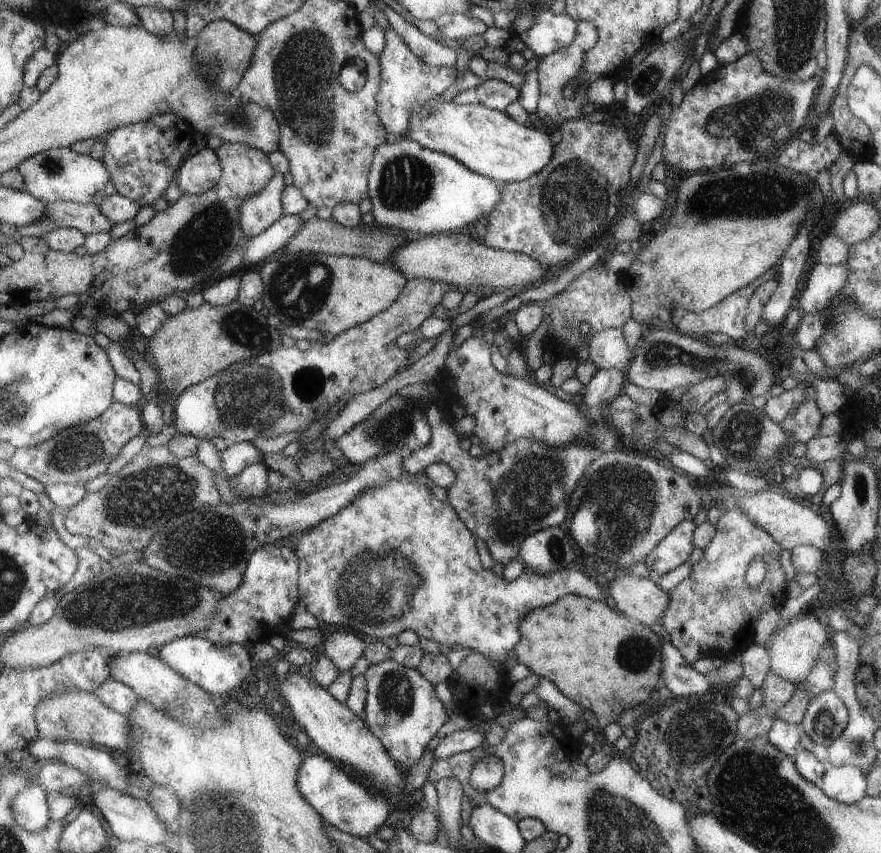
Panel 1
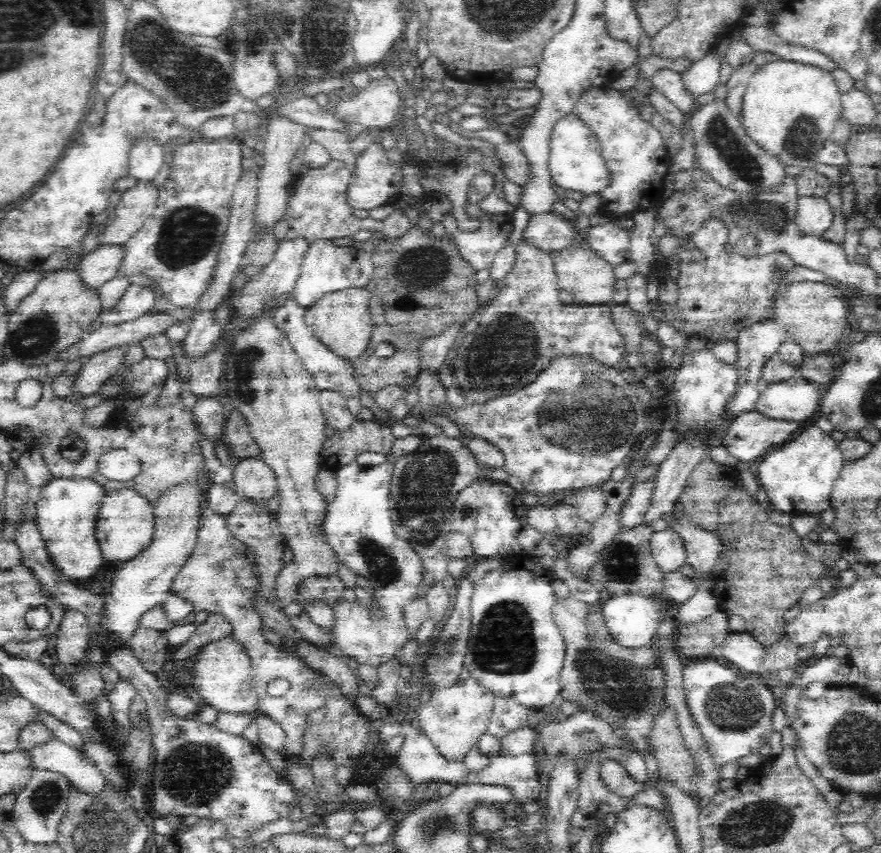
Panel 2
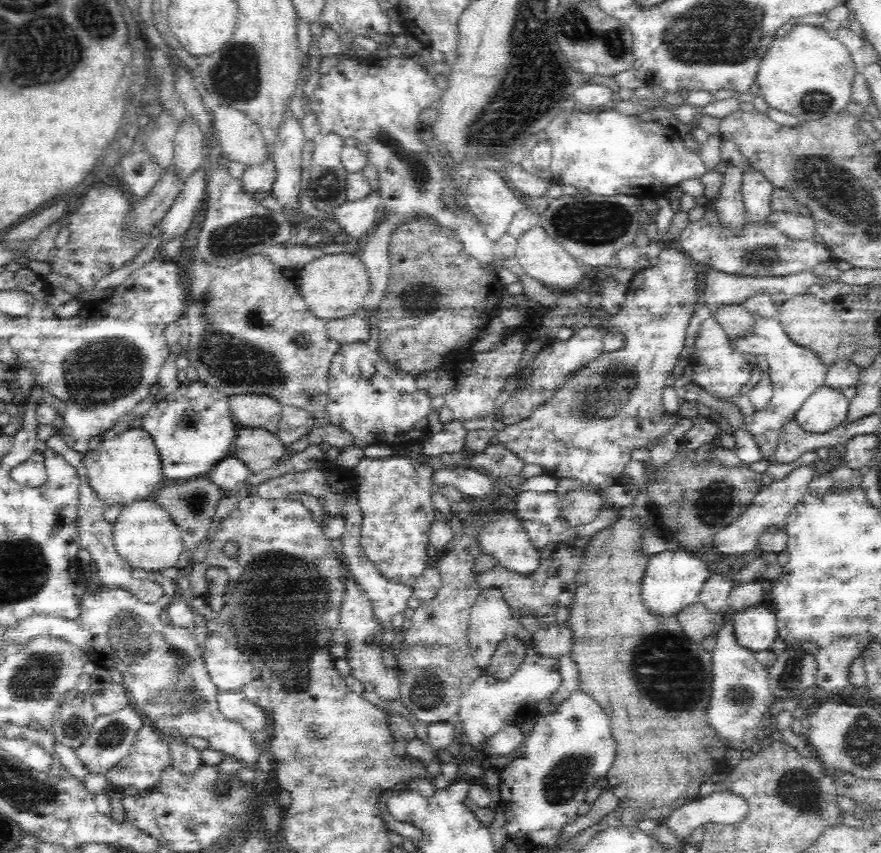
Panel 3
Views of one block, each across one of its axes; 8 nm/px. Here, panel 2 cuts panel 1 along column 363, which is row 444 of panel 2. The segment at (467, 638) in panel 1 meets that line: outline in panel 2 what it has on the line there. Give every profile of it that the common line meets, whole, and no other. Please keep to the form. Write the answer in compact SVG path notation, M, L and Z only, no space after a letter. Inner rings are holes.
M586 356L563 357L562 359L556 360L548 368L541 371L541 374L536 377L534 382L518 388L516 392L511 392L510 394L490 397L488 400L478 401L478 404L464 405L462 408L452 406L447 398L444 398L441 403L438 409L426 409L426 405L422 401L418 401L412 408L408 408L407 416L412 416L412 418L420 419L424 422L430 422L433 417L442 417L442 419L446 419L450 425L454 424L458 429L461 426L465 426L472 438L475 437L490 441L490 443L496 445L504 453L505 466L503 469L506 471L506 474L518 477L524 484L524 491L528 490L540 497L548 494L552 494L553 496L563 495L563 493L569 494L572 491L586 487L599 487L603 482L610 480L612 470L620 466L622 460L632 450L634 443L638 442L638 438L641 438L645 433L647 418L643 405L651 406L655 401L653 392L648 390L644 381L640 381L634 377L628 378L622 371L621 366L609 367Z

